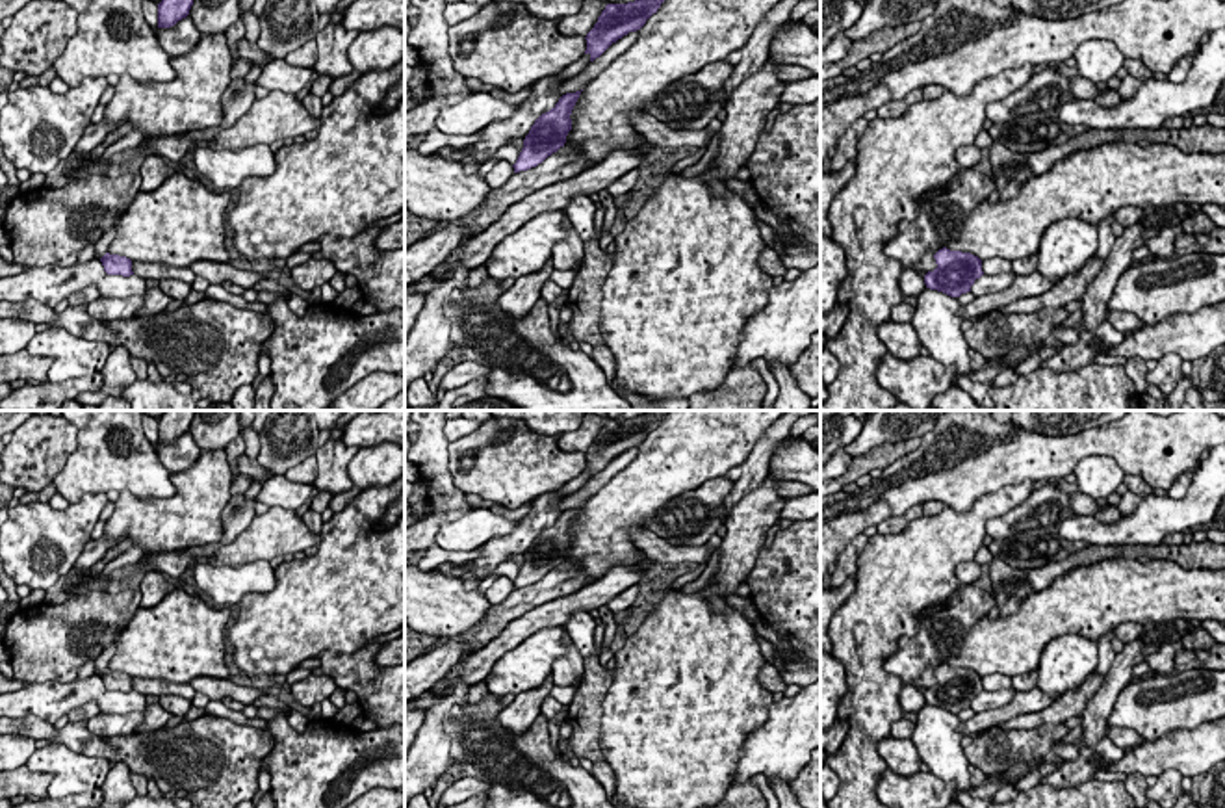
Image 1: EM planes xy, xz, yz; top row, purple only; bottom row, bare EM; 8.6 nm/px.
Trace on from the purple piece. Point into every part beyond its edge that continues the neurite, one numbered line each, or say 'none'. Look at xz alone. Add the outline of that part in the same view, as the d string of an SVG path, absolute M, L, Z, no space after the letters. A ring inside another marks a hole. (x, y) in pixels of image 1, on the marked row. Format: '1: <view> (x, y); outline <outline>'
none

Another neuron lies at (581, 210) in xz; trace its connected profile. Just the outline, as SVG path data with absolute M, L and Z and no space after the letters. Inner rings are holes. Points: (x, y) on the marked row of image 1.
M575 195L572 202L566 206L568 219L583 243L600 238L596 236L594 217L596 217L596 204L588 195Z

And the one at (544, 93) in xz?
M544 76L533 84L531 93L525 100L516 106L516 111L507 121L494 121L483 130L477 132L479 141L468 145L468 150L460 150L455 147L442 147L434 152L434 156L444 158L447 162L460 162L468 152L475 156L475 160L488 160L496 154L503 145L514 143L522 152L523 139L529 134L535 121L555 108L559 98L562 97L561 87L566 80L553 76Z

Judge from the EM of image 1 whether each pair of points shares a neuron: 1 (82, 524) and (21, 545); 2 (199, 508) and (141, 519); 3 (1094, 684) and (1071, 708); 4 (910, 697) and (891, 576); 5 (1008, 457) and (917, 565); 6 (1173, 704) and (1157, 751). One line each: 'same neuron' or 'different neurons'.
1: same neuron
2: same neuron
3: same neuron
4: different neurons
5: different neurons
6: different neurons

